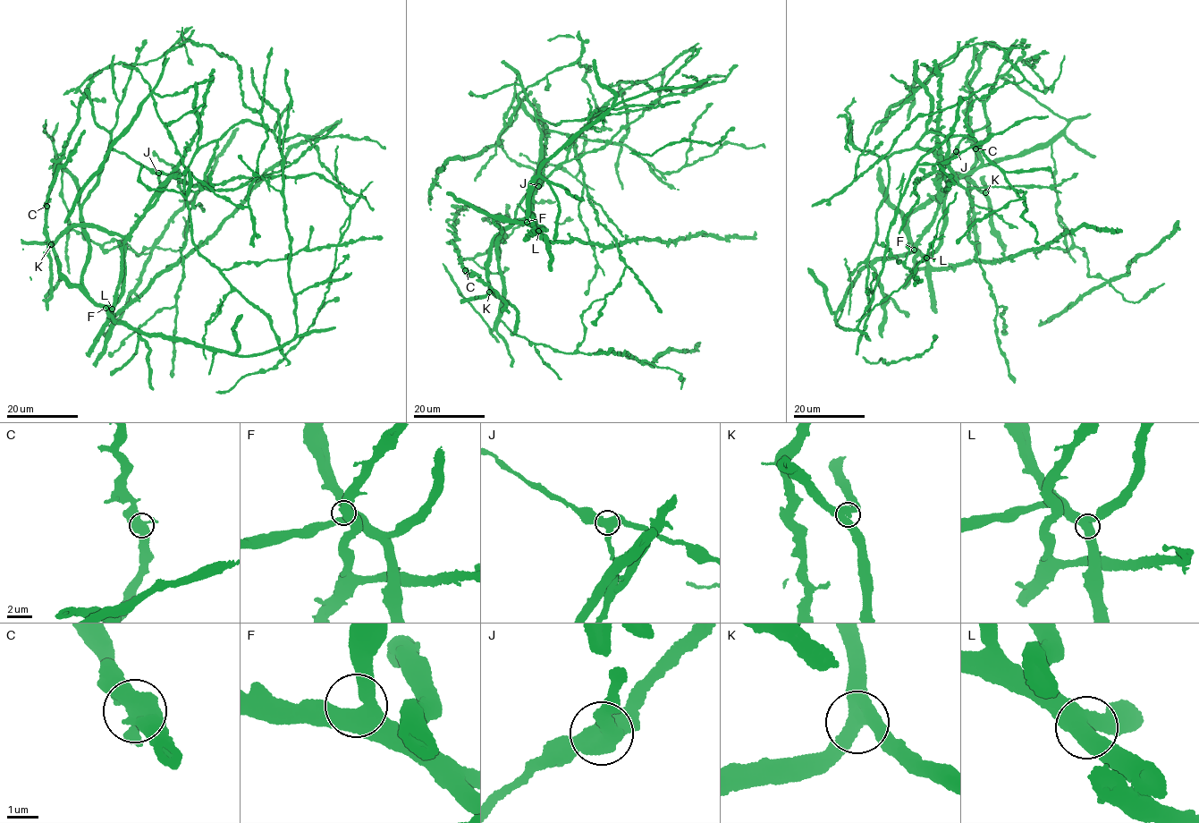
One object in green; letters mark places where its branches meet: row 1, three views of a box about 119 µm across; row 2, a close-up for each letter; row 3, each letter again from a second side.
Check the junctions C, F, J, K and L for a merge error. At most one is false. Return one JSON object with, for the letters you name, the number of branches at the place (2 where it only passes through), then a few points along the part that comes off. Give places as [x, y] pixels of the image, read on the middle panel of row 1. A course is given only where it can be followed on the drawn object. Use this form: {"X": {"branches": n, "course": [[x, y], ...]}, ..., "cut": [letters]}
{"cut": []}

